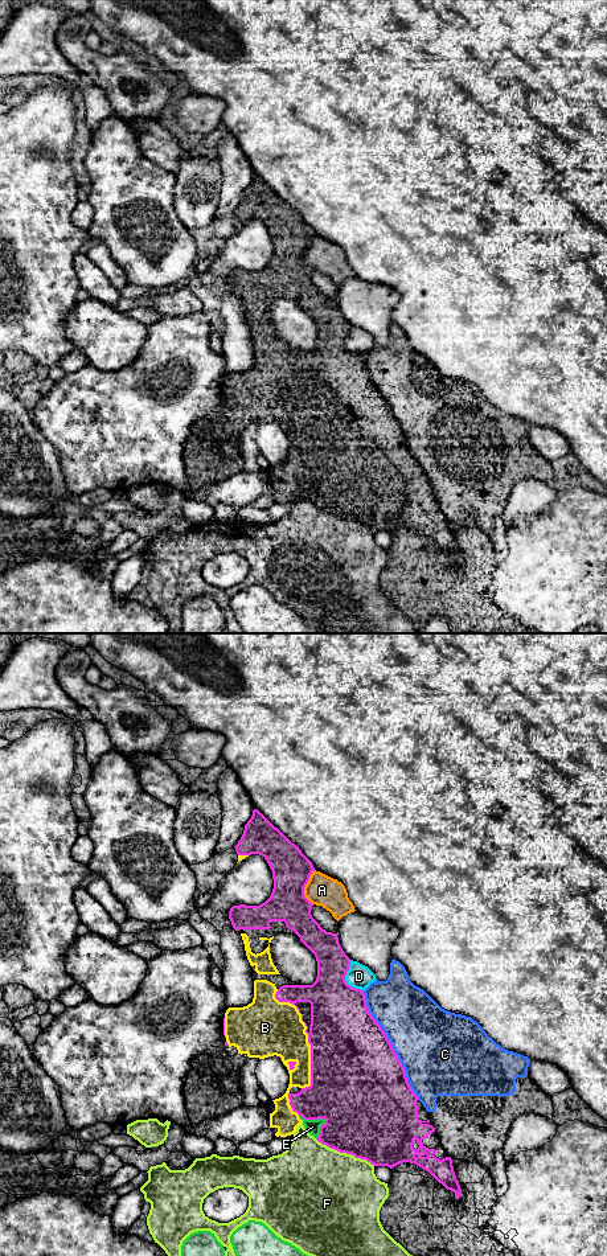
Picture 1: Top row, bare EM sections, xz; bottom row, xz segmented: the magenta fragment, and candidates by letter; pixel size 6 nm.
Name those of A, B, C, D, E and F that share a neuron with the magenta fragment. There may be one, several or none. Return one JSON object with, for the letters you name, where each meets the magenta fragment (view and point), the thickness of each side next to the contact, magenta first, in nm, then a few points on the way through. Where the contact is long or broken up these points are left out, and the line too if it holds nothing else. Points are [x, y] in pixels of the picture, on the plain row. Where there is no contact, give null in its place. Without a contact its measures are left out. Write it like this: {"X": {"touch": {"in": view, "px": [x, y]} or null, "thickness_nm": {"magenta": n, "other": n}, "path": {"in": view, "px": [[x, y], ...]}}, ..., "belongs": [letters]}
{"B": {"touch": {"in": "xz", "px": [307, 398]}, "thickness_nm": {"magenta": 440, "other": 340}}, "belongs": ["B"]}

